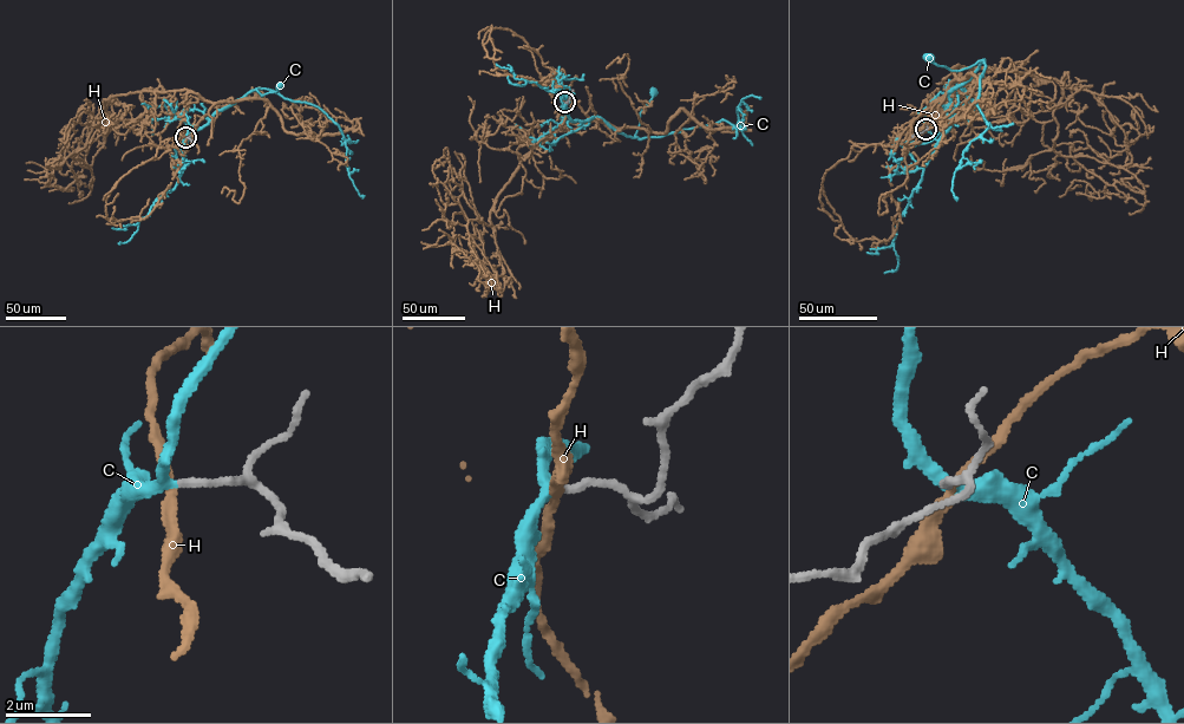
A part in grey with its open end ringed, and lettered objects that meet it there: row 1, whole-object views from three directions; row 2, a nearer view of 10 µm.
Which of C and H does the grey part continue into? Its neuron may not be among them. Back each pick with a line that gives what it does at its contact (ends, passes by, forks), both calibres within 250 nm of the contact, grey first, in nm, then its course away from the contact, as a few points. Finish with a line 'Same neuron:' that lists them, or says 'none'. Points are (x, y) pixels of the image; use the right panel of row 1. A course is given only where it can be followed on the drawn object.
C: it passes by; calibres 170 and 240 nm; course (926, 129), (939, 139), (952, 117), (949, 92), (973, 76), (981, 62), (950, 70), (929, 58)
Same neuron: C

